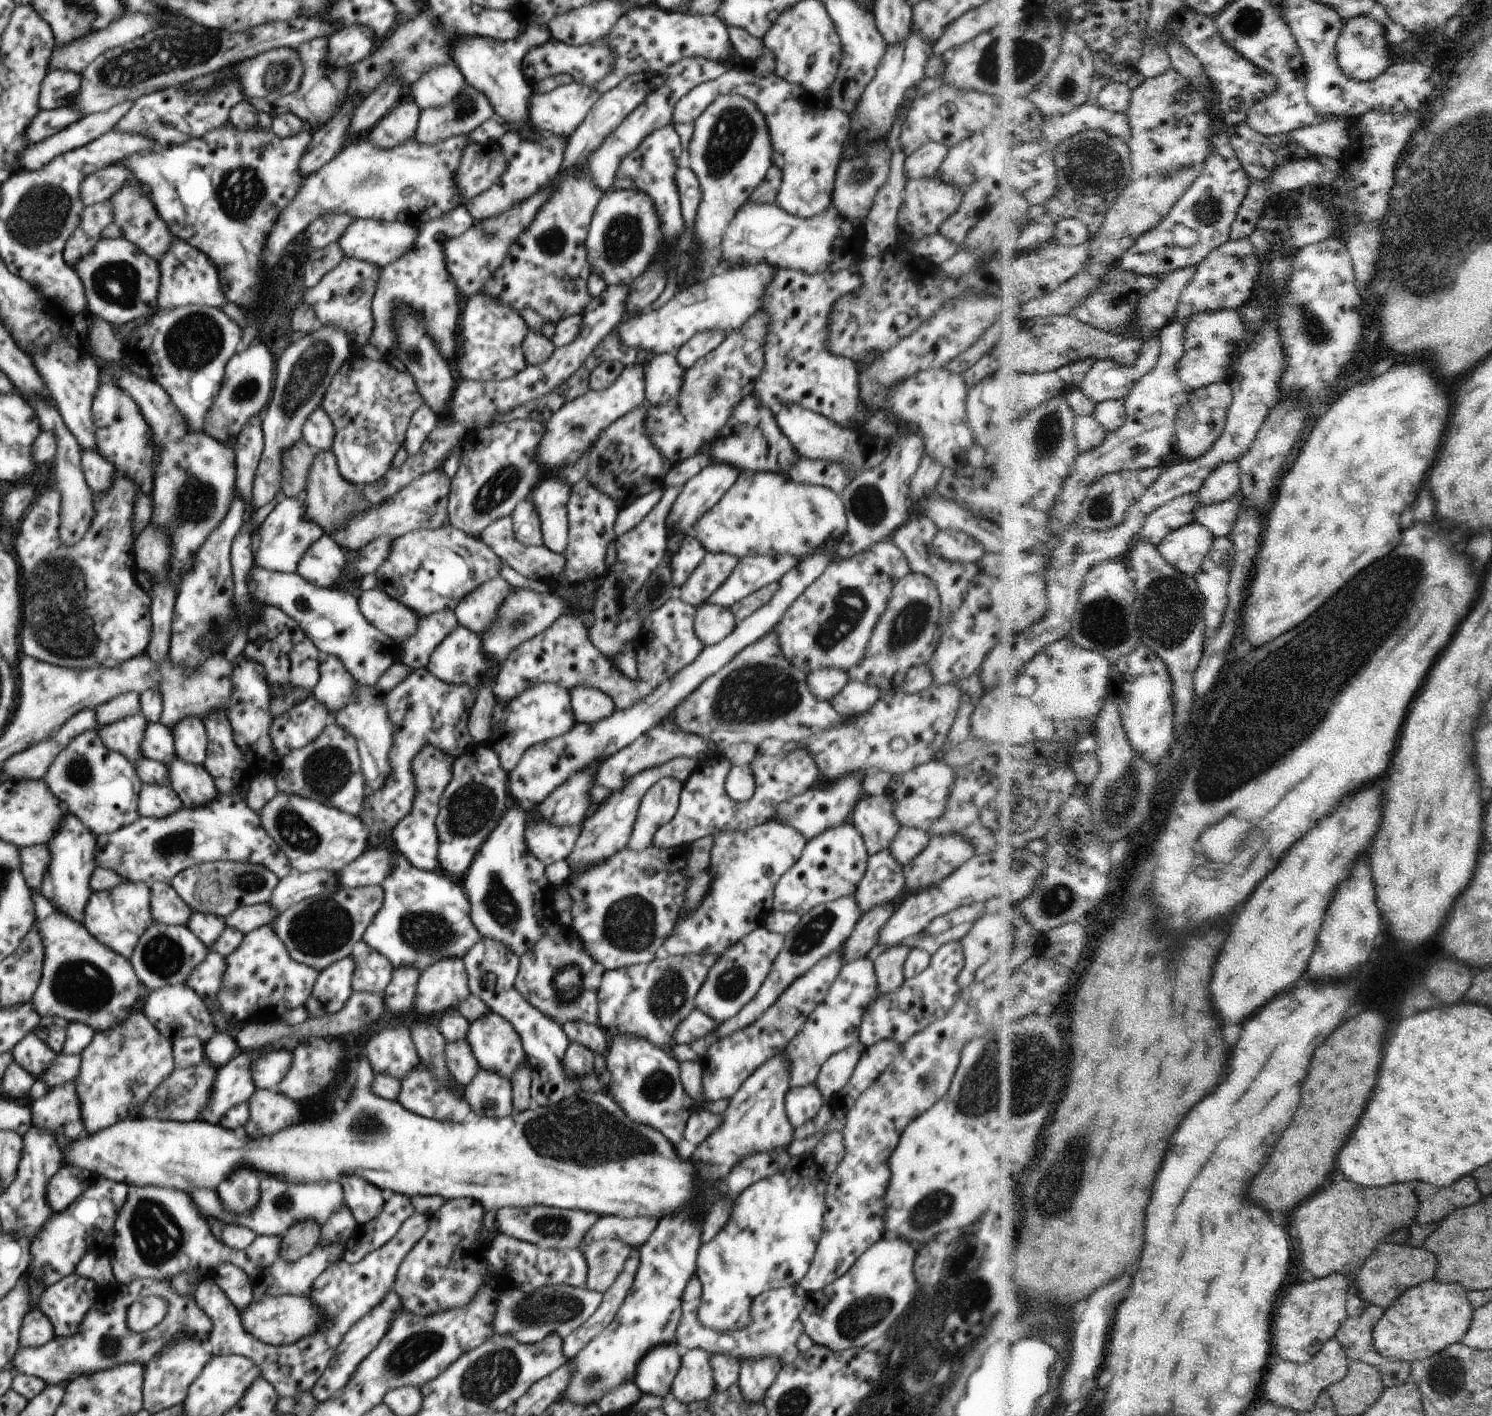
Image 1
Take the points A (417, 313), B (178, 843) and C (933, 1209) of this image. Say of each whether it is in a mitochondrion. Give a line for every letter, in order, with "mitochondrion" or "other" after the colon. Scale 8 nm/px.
A: other
B: mitochondrion
C: mitochondrion

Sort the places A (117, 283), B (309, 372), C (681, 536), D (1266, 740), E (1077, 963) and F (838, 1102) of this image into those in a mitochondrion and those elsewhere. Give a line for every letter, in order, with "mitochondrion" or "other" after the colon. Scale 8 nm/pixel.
A: mitochondrion
B: mitochondrion
C: other
D: mitochondrion
E: other
F: other

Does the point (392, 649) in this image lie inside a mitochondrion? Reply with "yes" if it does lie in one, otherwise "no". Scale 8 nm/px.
no

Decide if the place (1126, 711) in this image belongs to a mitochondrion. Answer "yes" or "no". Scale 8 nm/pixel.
no

